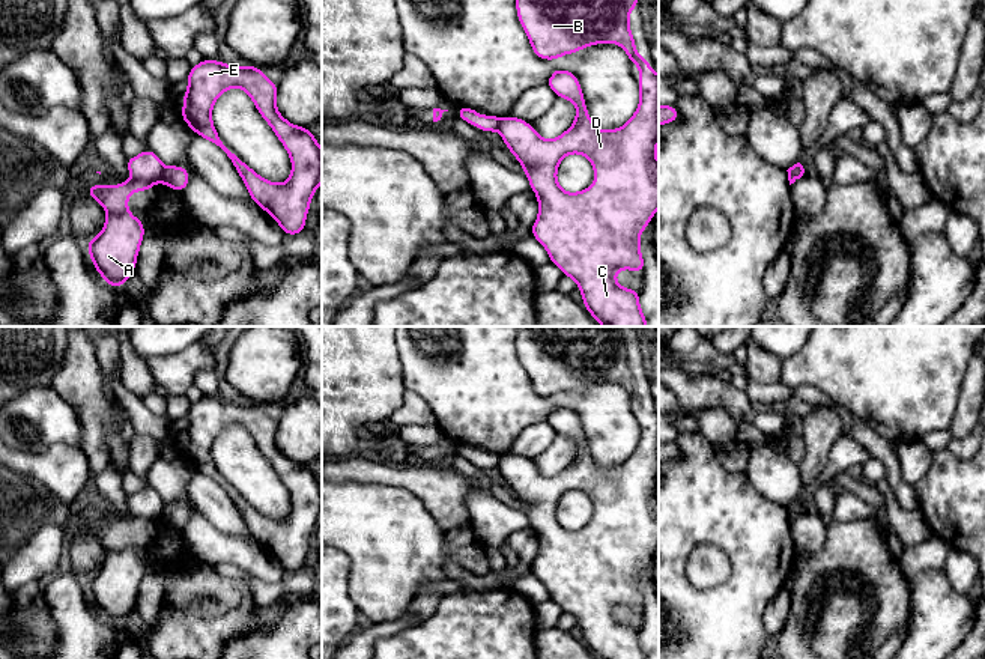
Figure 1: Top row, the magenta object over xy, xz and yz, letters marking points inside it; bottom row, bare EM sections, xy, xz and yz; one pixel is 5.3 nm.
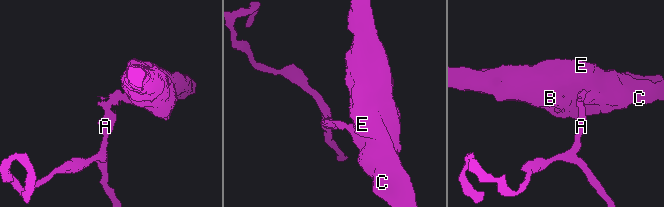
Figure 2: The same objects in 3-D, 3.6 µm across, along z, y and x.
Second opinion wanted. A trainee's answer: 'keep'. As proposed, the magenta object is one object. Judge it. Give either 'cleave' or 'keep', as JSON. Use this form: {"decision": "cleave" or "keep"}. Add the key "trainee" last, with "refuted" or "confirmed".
{"decision": "cleave", "trainee": "refuted"}

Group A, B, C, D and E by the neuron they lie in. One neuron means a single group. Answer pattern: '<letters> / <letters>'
A / B C D E

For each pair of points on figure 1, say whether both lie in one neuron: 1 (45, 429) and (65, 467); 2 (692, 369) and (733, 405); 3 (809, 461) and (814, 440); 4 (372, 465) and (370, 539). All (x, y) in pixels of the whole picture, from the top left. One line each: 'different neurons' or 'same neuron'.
1: different neurons
2: different neurons
3: same neuron
4: different neurons

